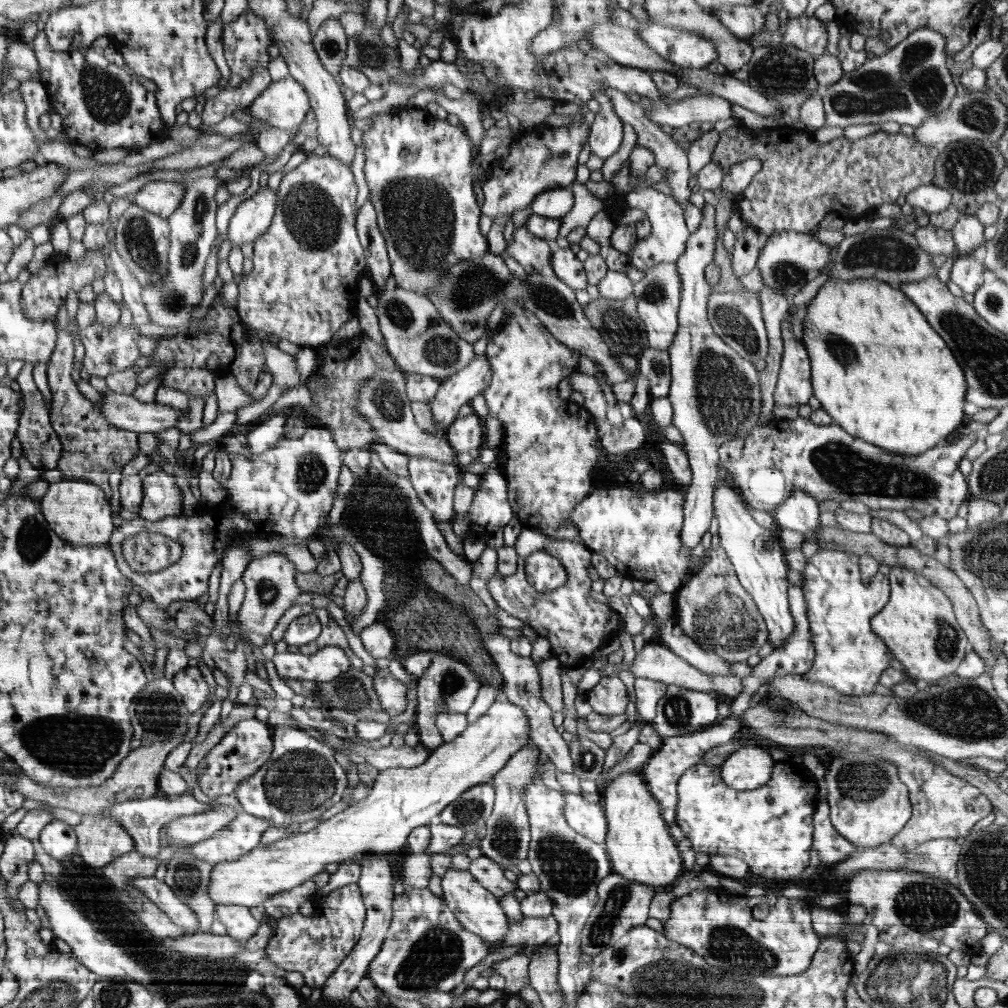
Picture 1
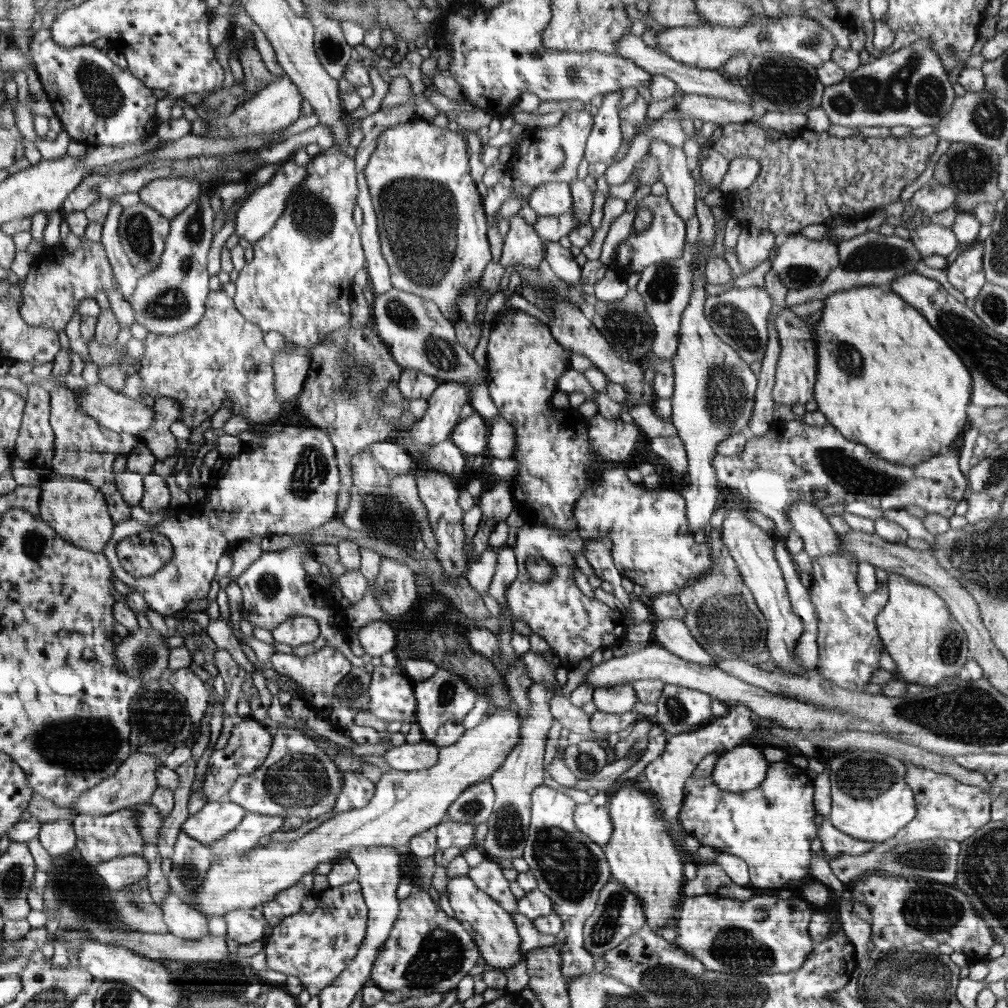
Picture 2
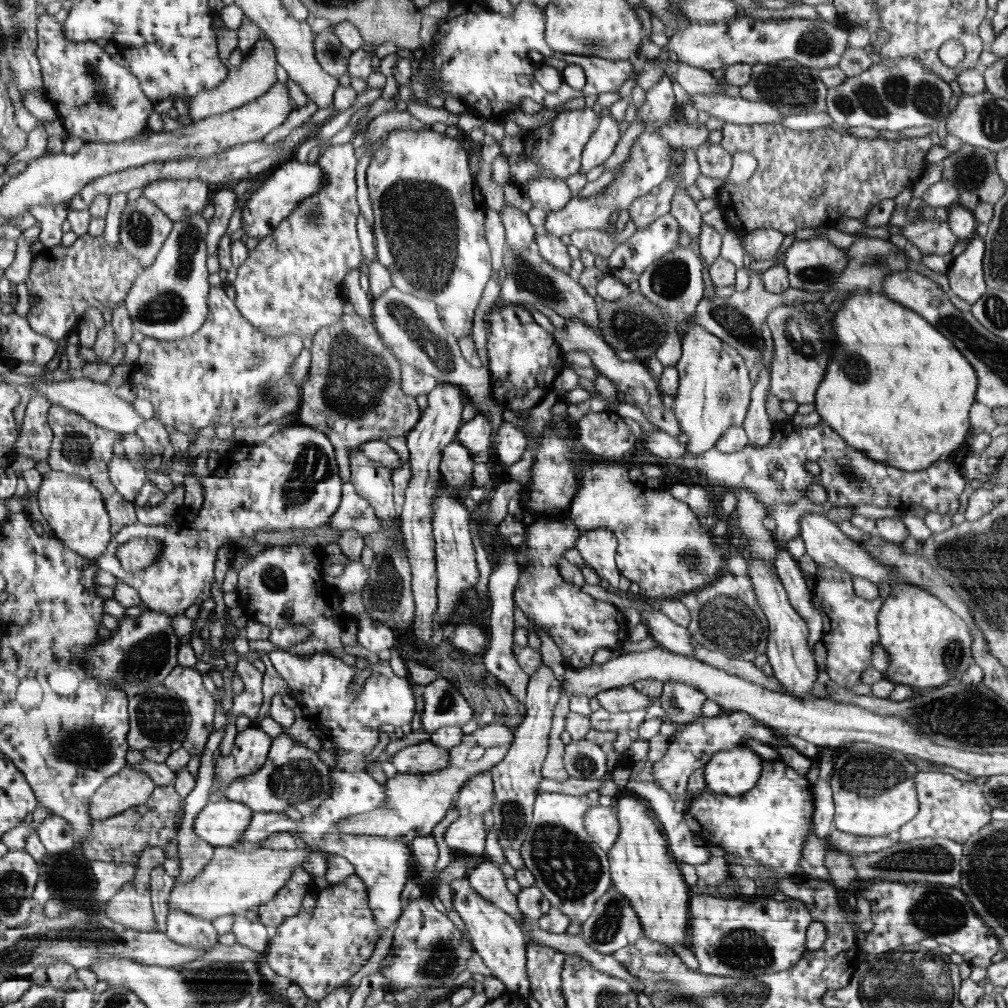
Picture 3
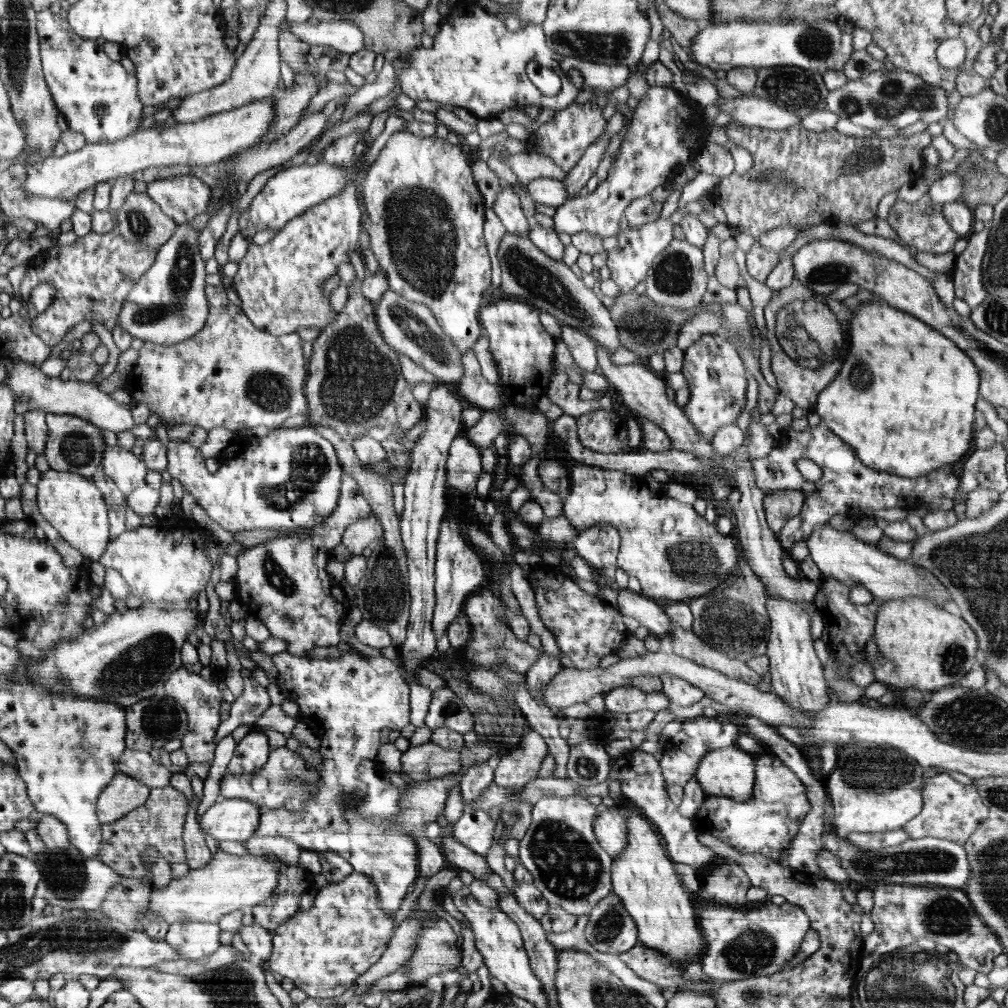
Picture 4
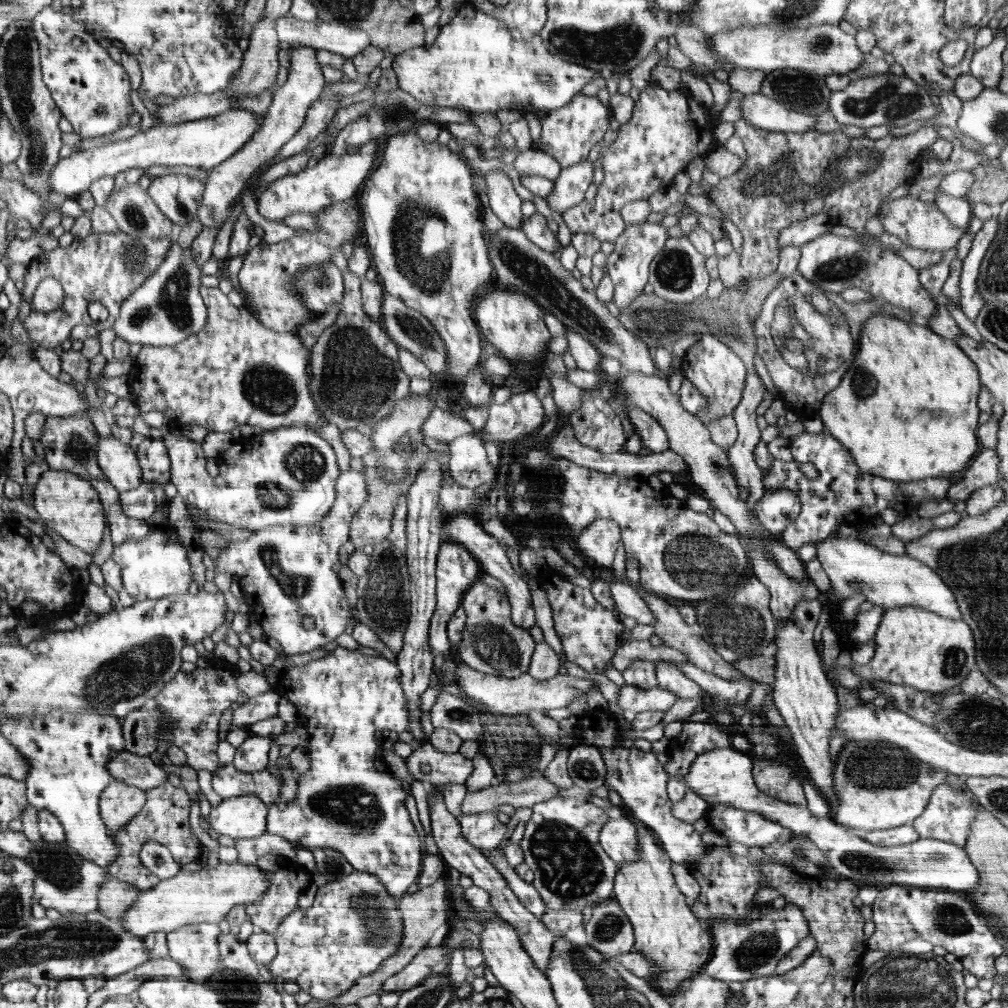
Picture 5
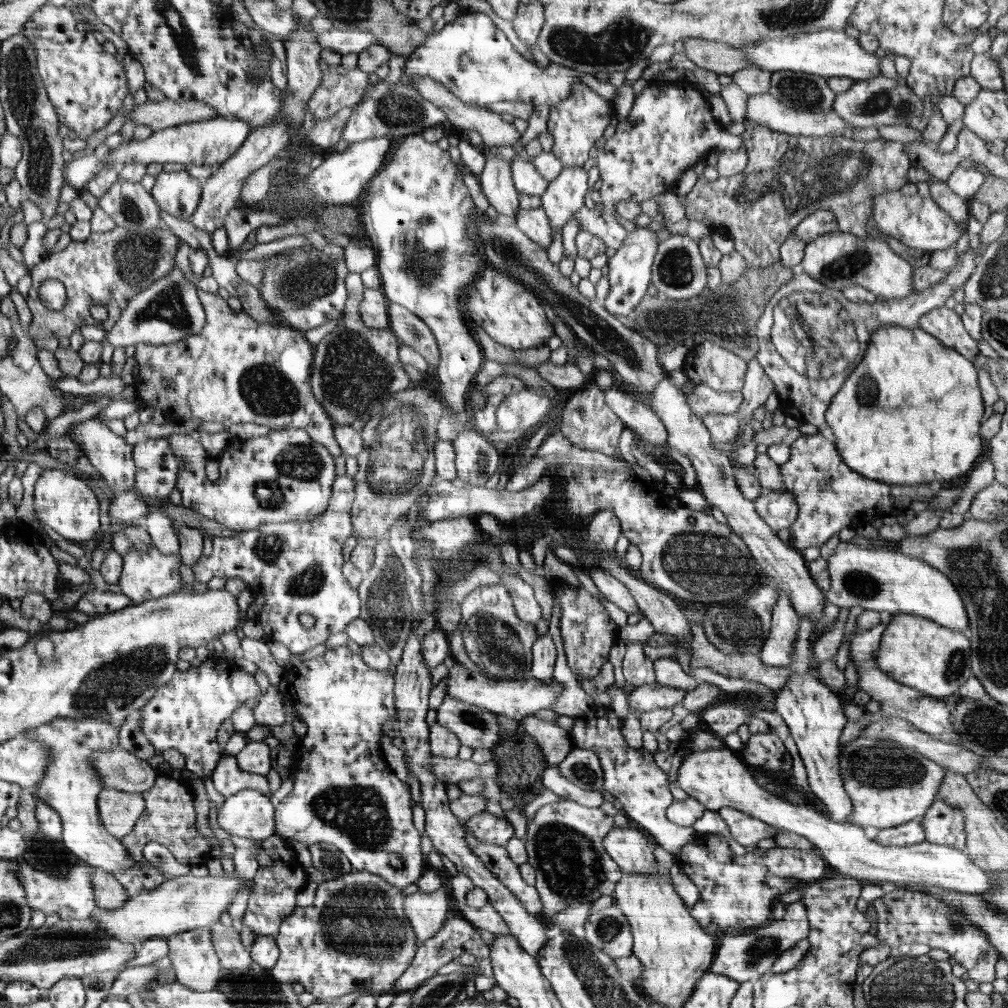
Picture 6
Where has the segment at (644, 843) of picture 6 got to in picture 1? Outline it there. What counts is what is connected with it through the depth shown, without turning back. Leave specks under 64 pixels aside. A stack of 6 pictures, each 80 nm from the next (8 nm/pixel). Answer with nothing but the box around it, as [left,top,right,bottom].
[564,793,607,843]

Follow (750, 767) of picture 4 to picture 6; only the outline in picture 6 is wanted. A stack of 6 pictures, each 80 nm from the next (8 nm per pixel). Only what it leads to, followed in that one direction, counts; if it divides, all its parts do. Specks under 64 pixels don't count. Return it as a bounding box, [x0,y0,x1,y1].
[677,747,994,895]

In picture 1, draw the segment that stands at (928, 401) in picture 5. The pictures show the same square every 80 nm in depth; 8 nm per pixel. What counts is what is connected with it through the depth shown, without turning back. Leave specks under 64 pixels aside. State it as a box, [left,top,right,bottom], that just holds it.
[801,278,969,456]

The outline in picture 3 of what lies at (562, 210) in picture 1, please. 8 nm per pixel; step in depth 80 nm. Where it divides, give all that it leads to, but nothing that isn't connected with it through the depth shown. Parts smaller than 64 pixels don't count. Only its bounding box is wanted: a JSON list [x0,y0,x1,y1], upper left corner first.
[525,178,572,213]

